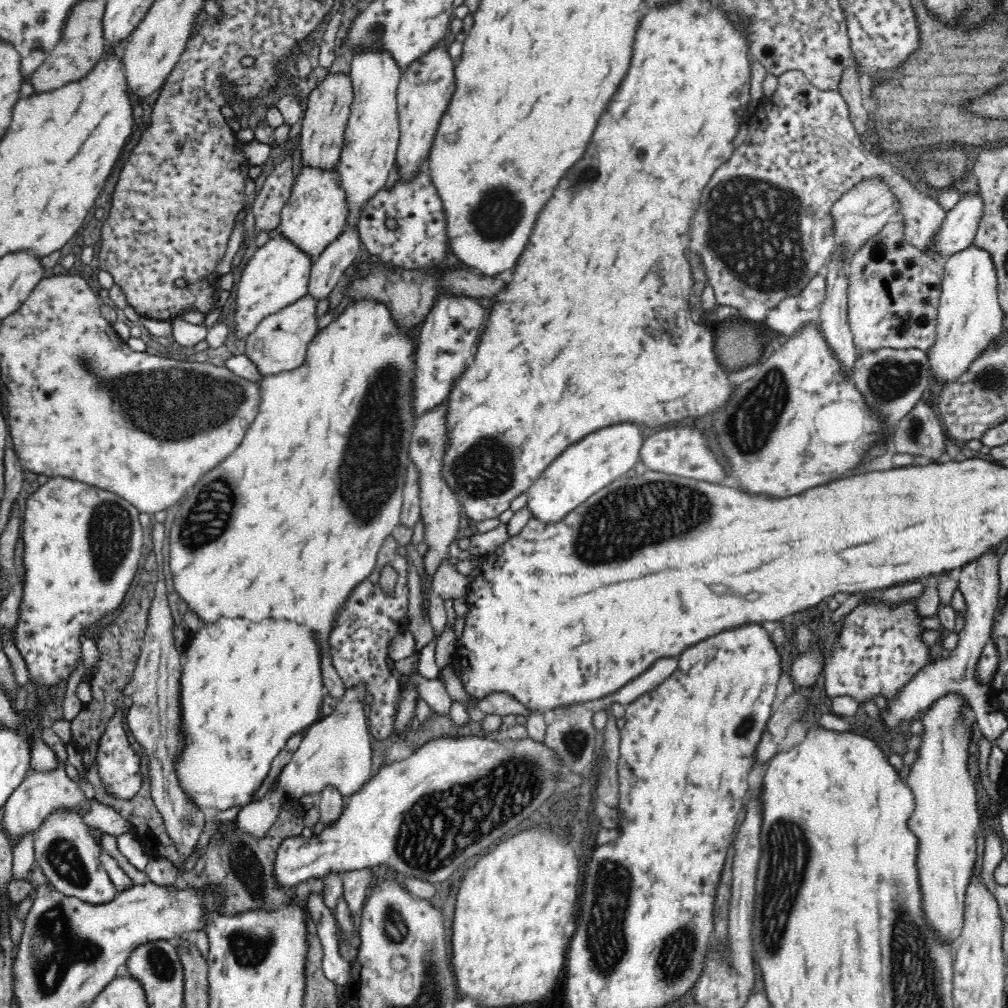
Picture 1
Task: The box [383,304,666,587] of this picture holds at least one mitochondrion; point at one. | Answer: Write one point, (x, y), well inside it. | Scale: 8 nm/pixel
(488, 468)

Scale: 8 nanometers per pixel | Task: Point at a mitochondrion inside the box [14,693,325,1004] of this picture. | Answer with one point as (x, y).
(48, 972)

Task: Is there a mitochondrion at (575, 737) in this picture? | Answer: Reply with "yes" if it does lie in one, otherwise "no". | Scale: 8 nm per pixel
yes

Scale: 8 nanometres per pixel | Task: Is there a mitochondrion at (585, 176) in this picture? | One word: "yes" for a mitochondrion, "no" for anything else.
yes

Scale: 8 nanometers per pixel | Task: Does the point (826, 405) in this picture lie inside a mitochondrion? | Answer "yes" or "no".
no

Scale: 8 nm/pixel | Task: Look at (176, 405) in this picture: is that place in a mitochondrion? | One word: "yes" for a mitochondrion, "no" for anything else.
yes

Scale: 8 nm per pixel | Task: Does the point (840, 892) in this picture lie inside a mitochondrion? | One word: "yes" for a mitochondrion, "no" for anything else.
no

